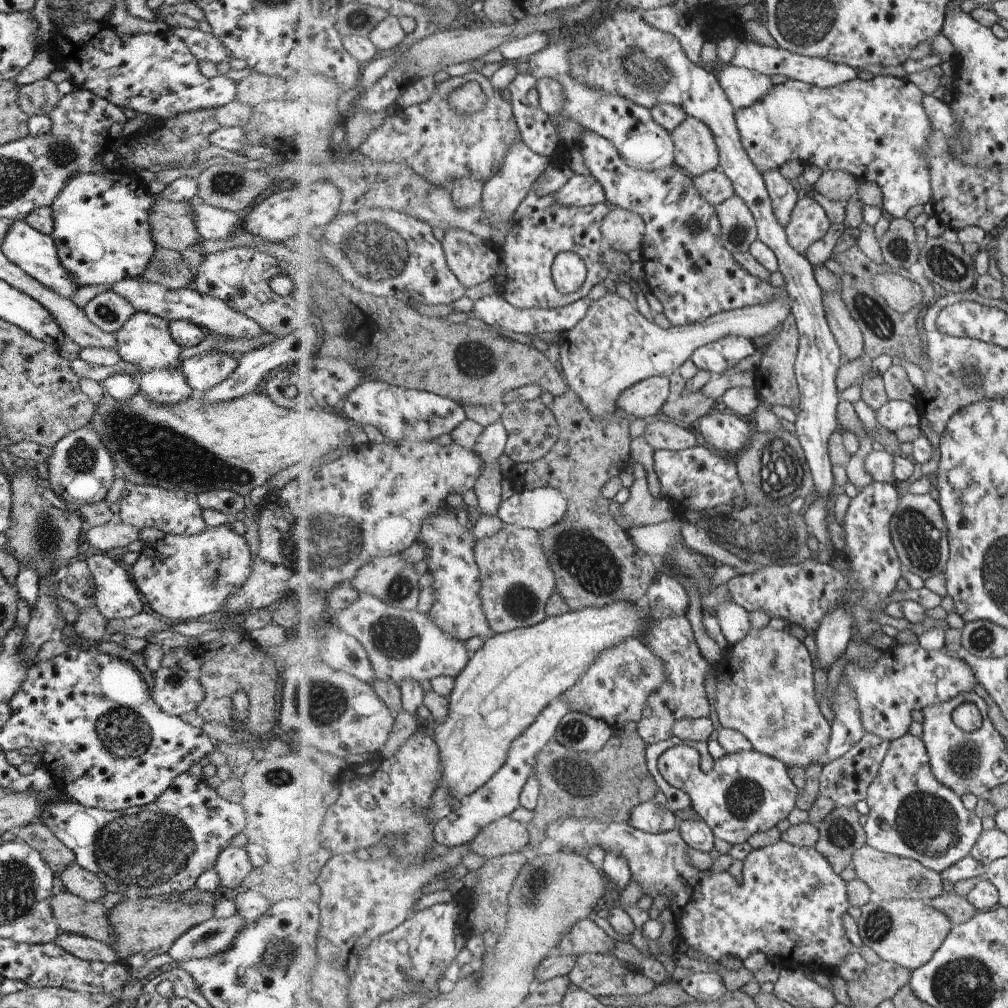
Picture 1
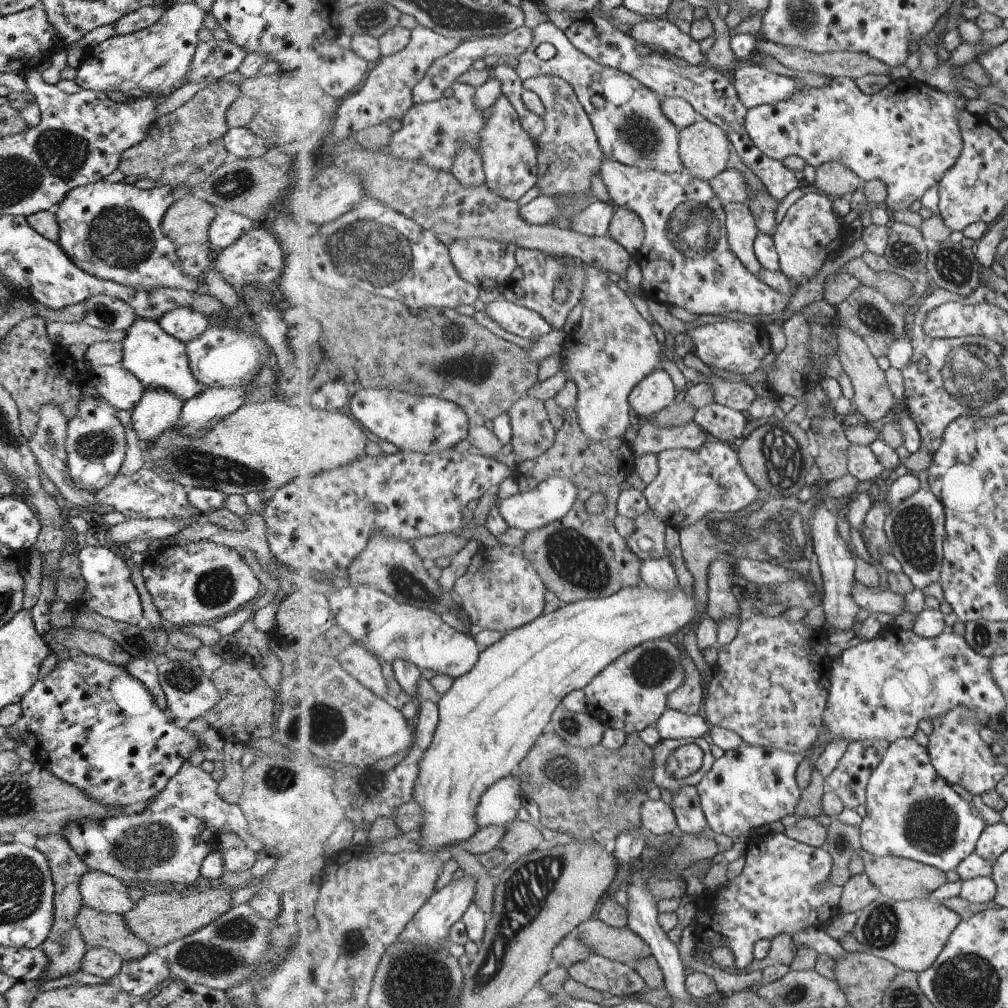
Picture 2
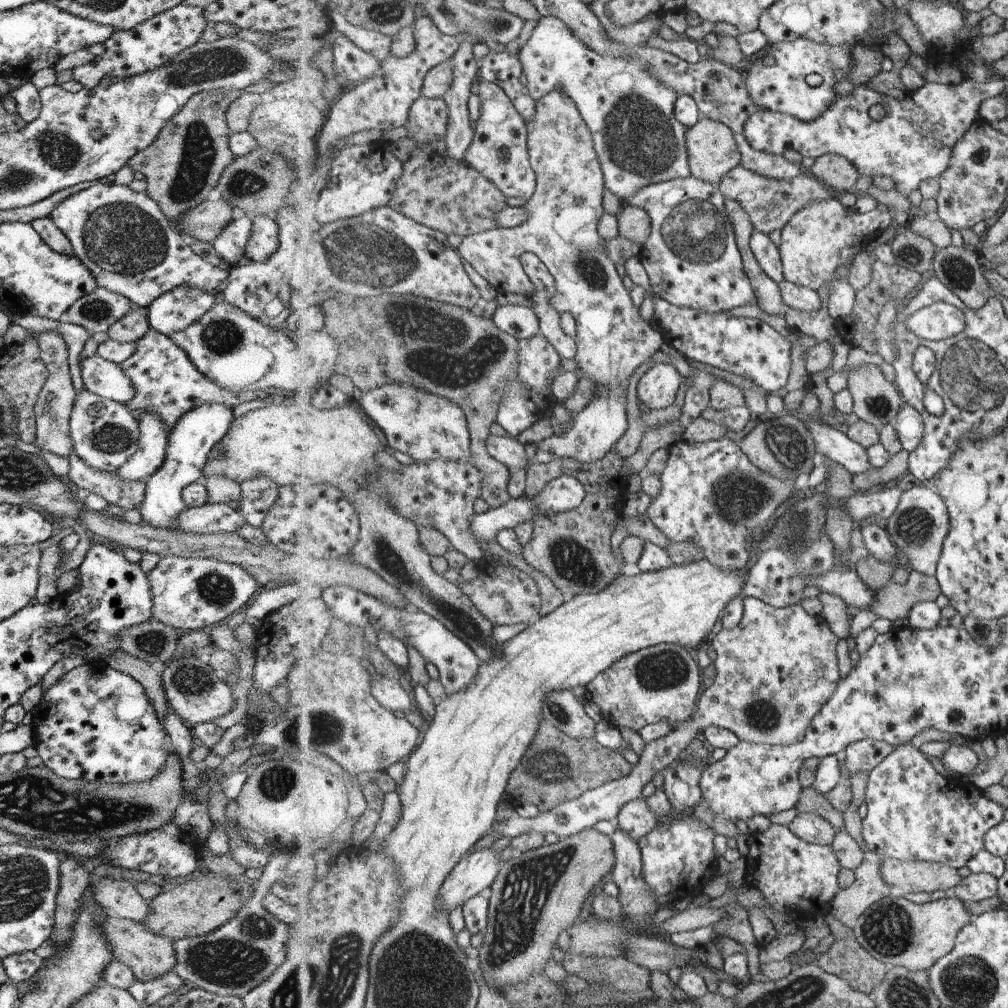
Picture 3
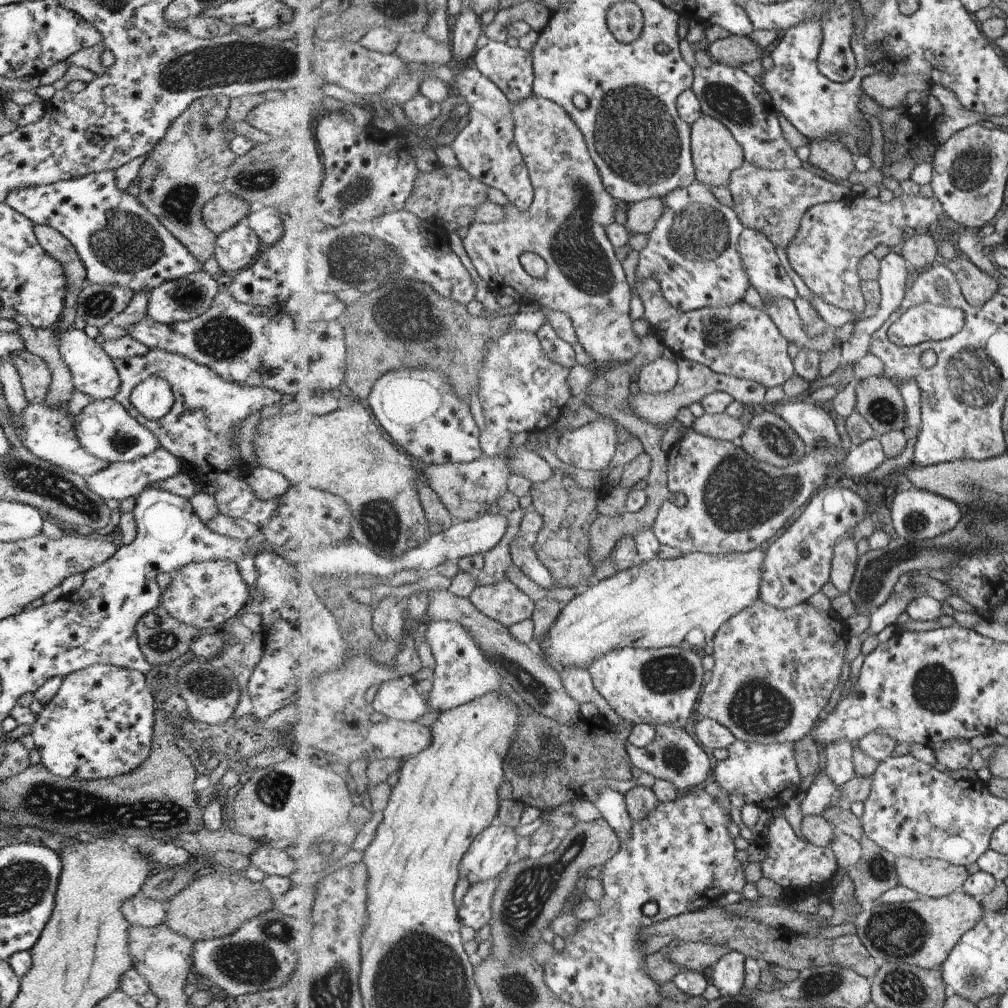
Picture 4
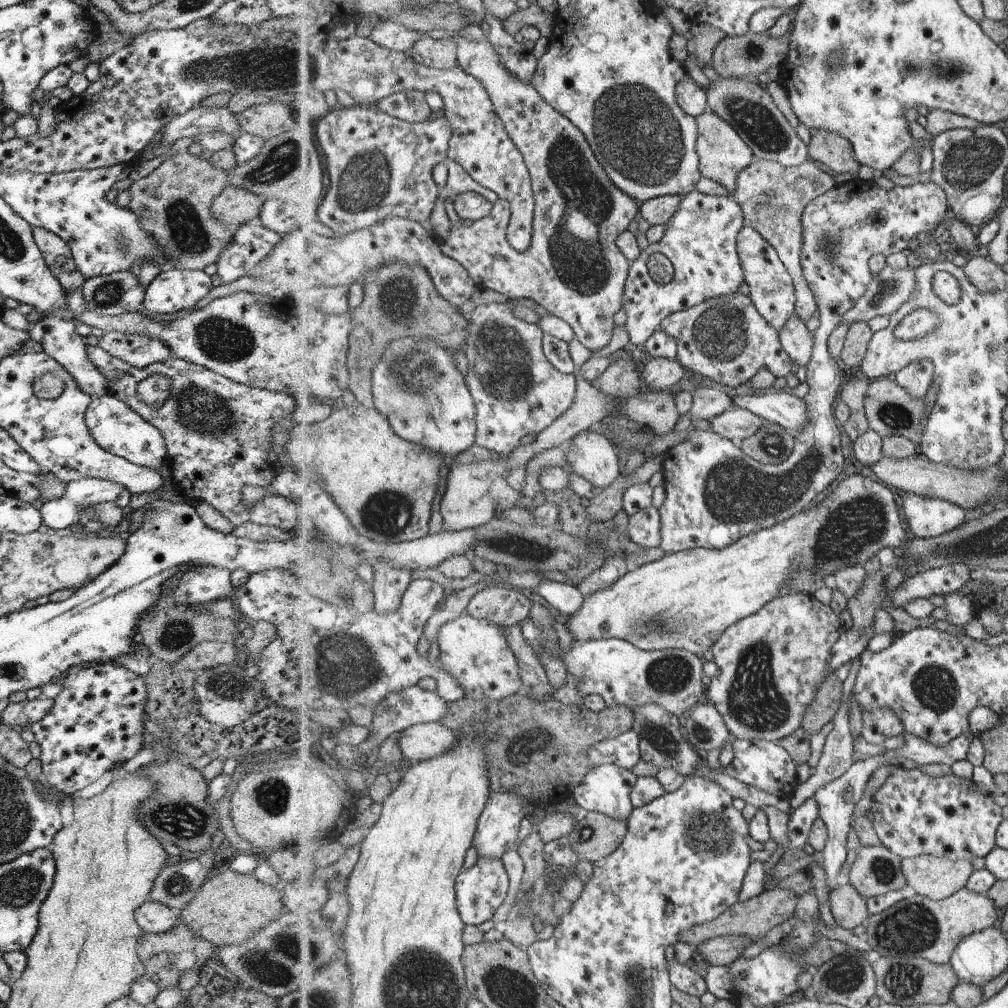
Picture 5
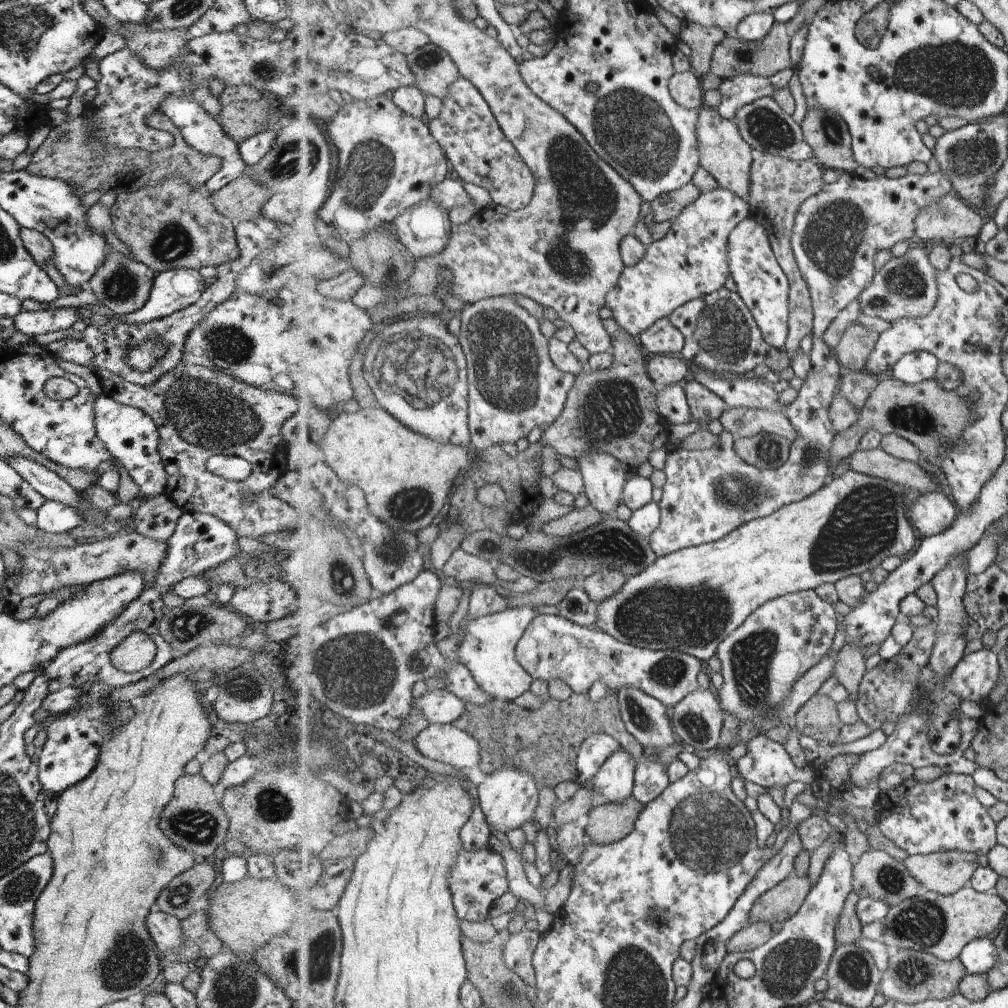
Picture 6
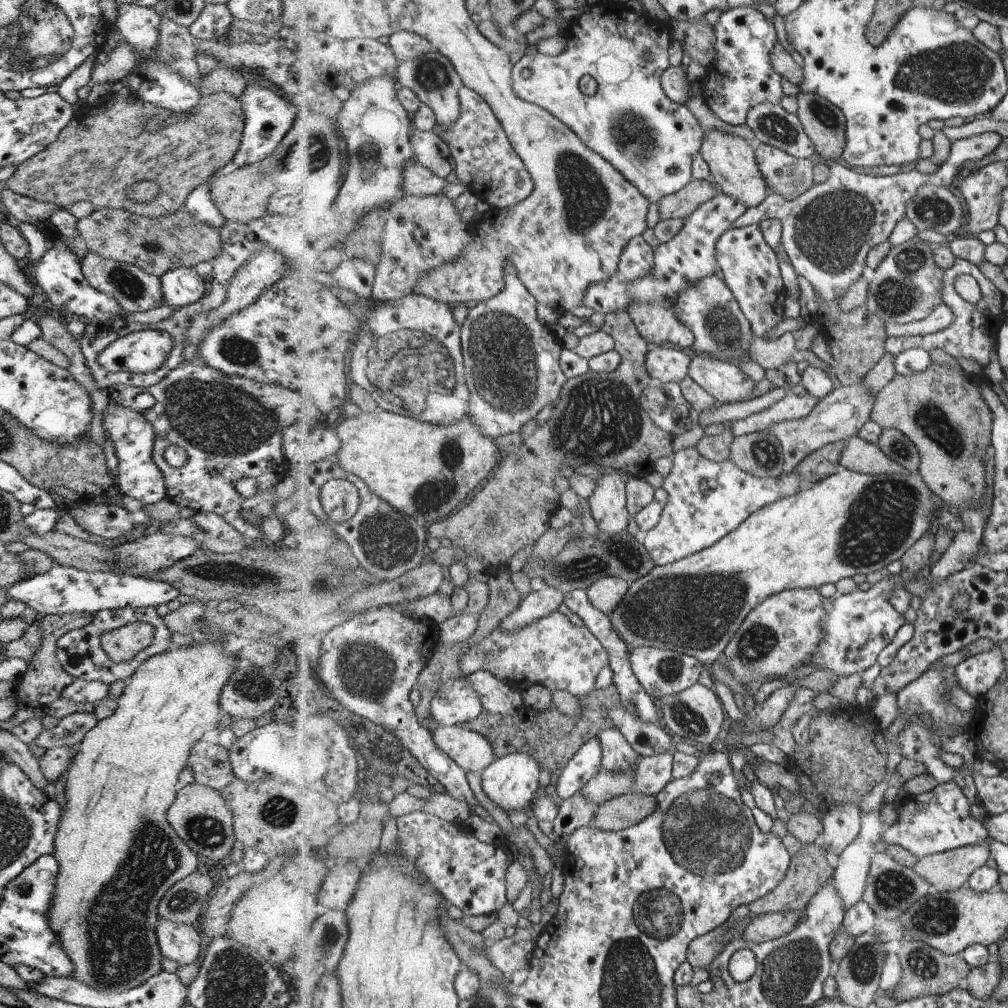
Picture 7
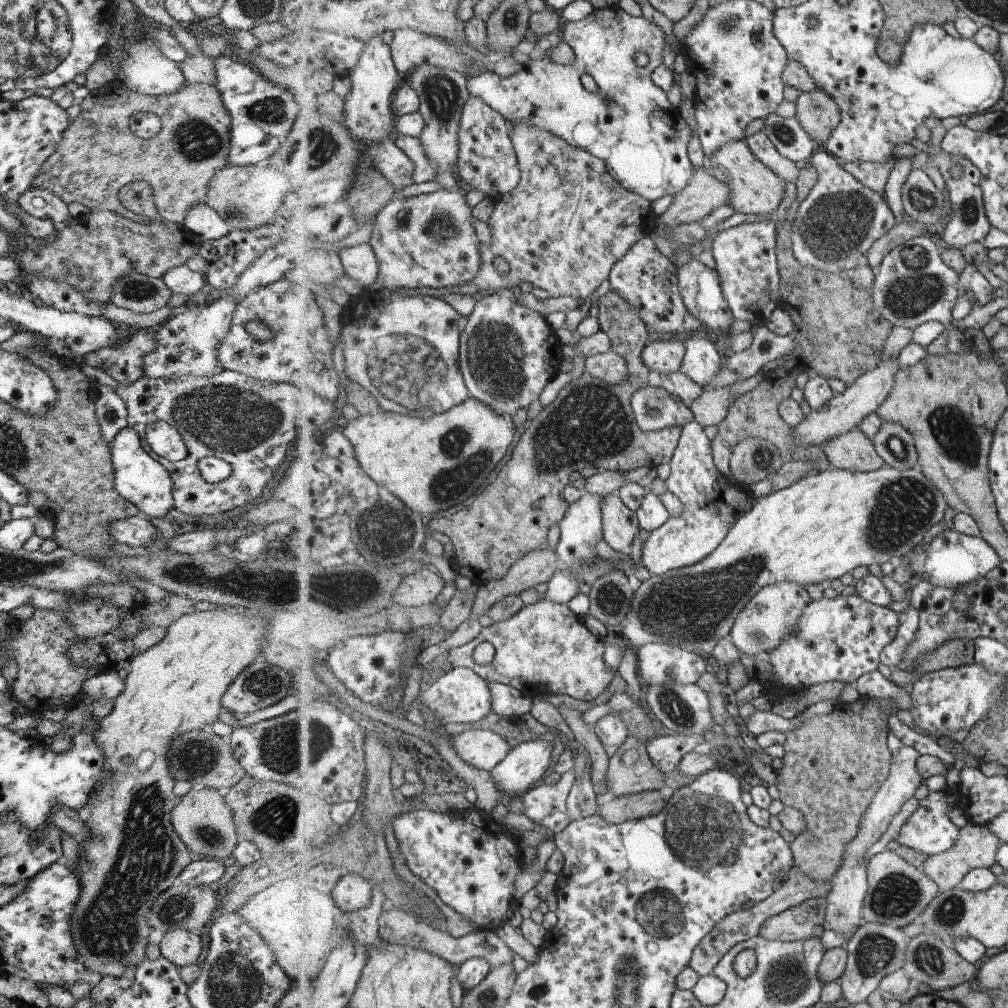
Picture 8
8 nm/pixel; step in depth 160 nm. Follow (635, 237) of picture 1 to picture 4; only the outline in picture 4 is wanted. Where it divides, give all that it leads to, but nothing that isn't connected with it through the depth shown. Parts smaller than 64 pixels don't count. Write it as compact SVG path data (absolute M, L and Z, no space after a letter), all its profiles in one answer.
M651 197L627 207L626 226L635 235L645 233L650 235L665 212L665 202L657 197Z

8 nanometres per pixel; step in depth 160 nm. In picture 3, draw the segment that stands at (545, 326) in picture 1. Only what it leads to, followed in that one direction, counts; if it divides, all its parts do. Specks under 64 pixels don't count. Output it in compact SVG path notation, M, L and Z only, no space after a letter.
M504 305L496 309L493 319L502 331L519 339L531 338L541 332L539 315L529 305Z

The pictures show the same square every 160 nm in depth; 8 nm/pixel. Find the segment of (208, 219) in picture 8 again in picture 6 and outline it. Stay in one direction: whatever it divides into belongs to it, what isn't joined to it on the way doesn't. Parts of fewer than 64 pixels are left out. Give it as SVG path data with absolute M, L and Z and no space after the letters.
M168 96L160 102L159 111L163 112L179 129L183 140L191 148L195 148L199 144L202 150L215 154L215 156L221 159L222 164L220 169L203 184L210 194L213 191L219 190L222 186L225 186L225 184L231 182L247 170L247 165L240 159L237 143L225 135L219 123L213 120L190 96Z

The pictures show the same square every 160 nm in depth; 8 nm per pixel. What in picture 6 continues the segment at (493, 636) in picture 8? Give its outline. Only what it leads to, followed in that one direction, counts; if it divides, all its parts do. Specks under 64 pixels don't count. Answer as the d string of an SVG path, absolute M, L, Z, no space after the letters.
M560 614L537 615L519 641L516 647L516 655L523 668L526 668L526 671L531 673L535 683L540 680L546 682L553 678L559 678L559 680L565 681L573 692L589 693L596 682L603 680L603 682L607 683L611 693L617 694L624 686L635 687L660 700L670 711L687 695L701 688L698 676L706 668L705 663L681 650L669 648L653 650L631 643L624 643L597 628L584 627L576 622L567 620Z

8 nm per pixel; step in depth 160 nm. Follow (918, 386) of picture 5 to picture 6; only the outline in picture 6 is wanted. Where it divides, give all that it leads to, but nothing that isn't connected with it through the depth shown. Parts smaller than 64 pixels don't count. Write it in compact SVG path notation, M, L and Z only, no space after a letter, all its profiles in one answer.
M929 351L907 353L890 371L890 375L910 385L935 378L939 359Z

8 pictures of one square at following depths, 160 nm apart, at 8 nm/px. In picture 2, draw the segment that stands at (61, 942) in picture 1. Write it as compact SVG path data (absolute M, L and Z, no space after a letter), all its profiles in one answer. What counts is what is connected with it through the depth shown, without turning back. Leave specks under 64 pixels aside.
M88 947L83 953L80 970L105 979L115 979L122 960L119 955L103 947Z

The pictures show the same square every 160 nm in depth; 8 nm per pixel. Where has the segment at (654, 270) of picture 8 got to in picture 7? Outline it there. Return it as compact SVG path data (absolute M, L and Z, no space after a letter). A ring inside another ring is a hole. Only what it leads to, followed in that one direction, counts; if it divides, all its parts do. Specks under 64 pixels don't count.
M637 235L623 251L620 260L619 273L616 280L622 283L632 283L639 277L651 272L654 265L654 247L647 244L647 240ZM636 303L632 305L629 310L631 318L637 325L638 331L641 336L654 346L660 344L675 344L675 346L681 346L681 348L689 348L695 342L695 335L691 330L685 328L681 324L680 320L676 317L675 306L671 308L665 308L663 306L653 306L653 308L647 305L639 305Z

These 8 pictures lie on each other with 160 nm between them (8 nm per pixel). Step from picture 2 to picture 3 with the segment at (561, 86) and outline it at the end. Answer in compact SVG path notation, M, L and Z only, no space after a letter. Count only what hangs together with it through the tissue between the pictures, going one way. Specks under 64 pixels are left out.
M555 89L536 101L535 118L528 124L528 148L530 163L538 176L538 186L534 195L528 200L529 219L515 228L501 227L474 235L467 235L458 246L458 252L485 279L493 280L500 292L523 294L529 297L534 291L534 284L527 276L522 265L522 254L535 253L538 260L543 261L554 274L556 280L556 296L551 304L560 312L569 311L576 322L576 343L578 353L575 362L582 375L588 376L596 383L596 392L591 402L574 418L574 425L567 436L553 435L536 446L532 461L549 463L559 458L571 458L584 463L592 463L607 456L607 453L621 440L627 432L627 386L629 378L657 352L661 350L665 336L645 322L639 308L633 304L629 290L619 278L615 263L606 255L606 242L599 234L599 221L603 212L603 190L606 177L595 148L594 136L587 126L582 112L576 102L565 91Z

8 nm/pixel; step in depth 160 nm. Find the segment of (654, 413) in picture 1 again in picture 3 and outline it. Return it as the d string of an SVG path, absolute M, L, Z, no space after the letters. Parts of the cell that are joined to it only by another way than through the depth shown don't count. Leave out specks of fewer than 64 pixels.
M657 363L638 382L637 398L650 410L666 409L677 400L685 378L670 363Z

